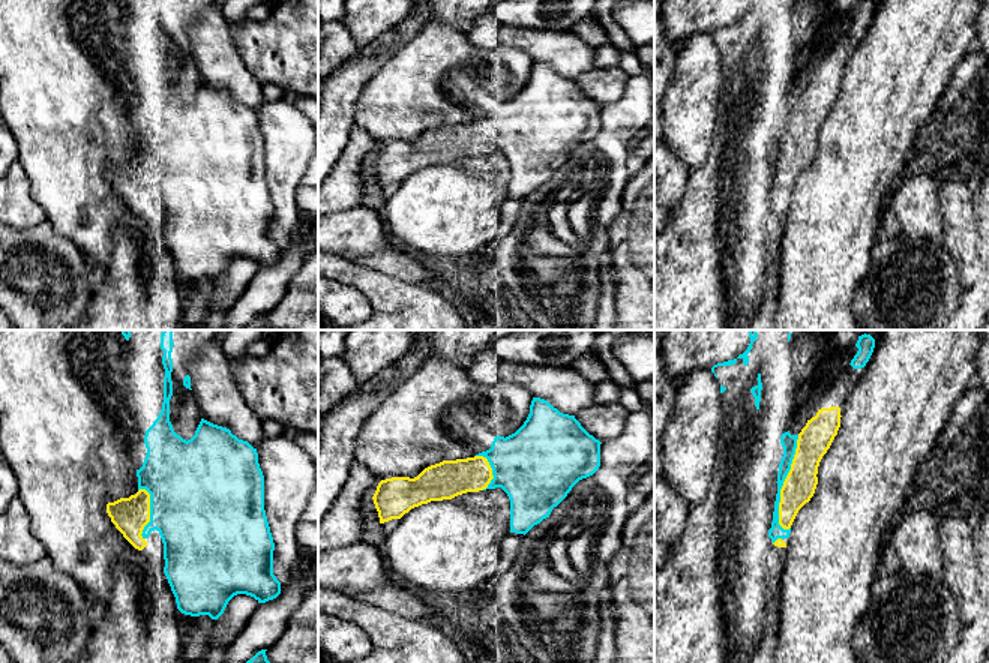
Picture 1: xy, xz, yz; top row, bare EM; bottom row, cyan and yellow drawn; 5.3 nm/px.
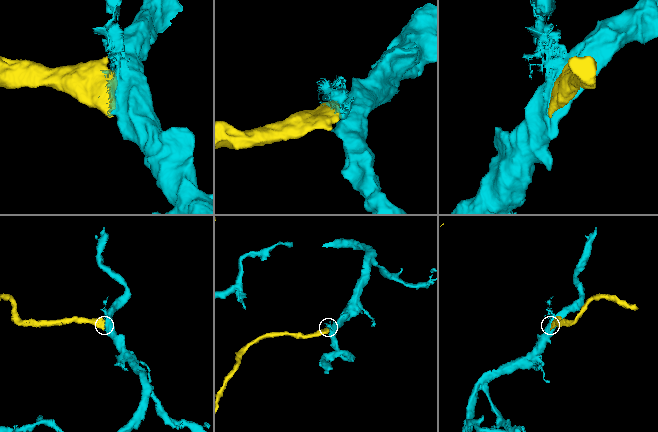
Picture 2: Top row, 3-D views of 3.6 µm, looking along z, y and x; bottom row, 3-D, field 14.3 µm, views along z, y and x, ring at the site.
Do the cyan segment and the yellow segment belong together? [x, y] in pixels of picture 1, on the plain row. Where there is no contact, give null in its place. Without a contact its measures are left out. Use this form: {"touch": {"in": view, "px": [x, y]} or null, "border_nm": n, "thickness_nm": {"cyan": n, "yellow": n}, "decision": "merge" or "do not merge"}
{"touch": {"in": "yz", "px": [782, 147]}, "border_nm": 500, "thickness_nm": {"cyan": 90, "yellow": 170}, "decision": "merge"}

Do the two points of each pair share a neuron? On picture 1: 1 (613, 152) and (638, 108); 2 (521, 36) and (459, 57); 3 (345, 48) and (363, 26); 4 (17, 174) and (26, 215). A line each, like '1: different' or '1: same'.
1: same
2: different
3: different
4: same

